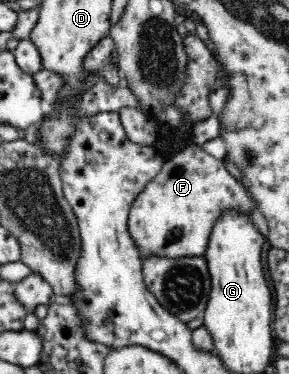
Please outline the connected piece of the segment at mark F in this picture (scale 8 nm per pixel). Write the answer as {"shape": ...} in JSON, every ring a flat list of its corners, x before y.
{"shape":[[198,144,167,160,158,175,134,199,128,217,128,232,138,246,142,261,150,256,184,258,205,255,216,219,224,209,235,207,249,213,251,192,228,172,223,160,205,153]]}

